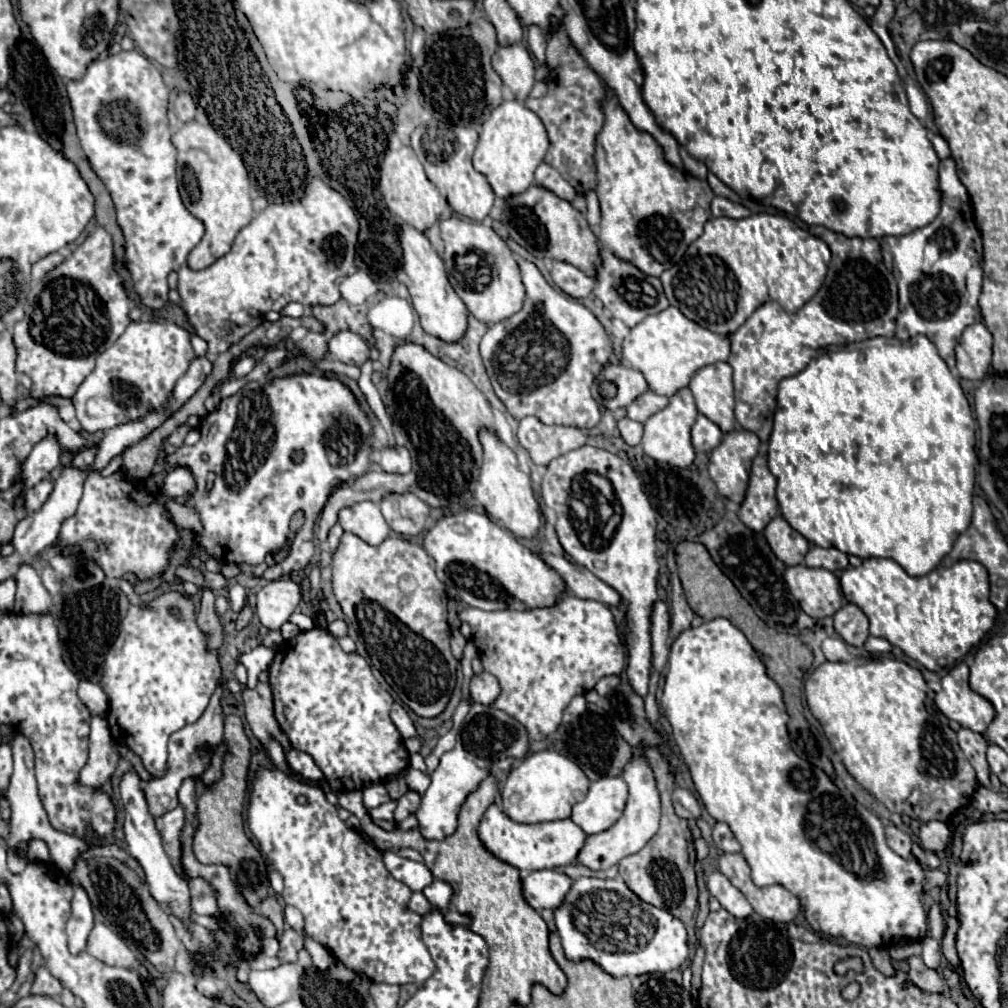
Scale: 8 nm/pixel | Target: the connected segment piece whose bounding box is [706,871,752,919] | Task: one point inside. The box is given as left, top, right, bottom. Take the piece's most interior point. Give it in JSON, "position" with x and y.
{"position":[730,898]}

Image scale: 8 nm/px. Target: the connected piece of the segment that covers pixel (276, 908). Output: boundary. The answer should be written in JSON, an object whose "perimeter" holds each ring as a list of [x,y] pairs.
{"perimeter":[[[266,897],[260,903],[260,913],[266,915],[278,929],[278,937],[282,935],[282,923],[284,923],[284,907],[278,903],[276,897]]]}

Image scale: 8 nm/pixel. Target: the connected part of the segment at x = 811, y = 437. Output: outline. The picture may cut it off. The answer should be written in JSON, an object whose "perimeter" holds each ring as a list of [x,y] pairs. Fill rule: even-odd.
{"perimeter":[[[916,335],[912,339],[896,339],[896,337],[872,337],[864,341],[856,341],[850,345],[834,345],[822,349],[804,371],[794,377],[786,377],[778,385],[778,403],[774,413],[774,427],[768,439],[768,469],[778,481],[776,499],[782,511],[782,517],[794,527],[800,535],[804,535],[810,543],[818,547],[836,547],[846,555],[856,557],[890,557],[908,575],[920,577],[930,573],[940,559],[950,553],[954,541],[960,533],[966,531],[972,517],[972,491],[974,491],[974,465],[976,465],[976,451],[974,451],[974,419],[970,413],[970,405],[964,397],[964,411],[962,411],[962,387],[958,379],[950,373],[942,357],[938,355],[934,343],[924,337]],[[936,469],[940,469],[940,493],[936,485]]]}

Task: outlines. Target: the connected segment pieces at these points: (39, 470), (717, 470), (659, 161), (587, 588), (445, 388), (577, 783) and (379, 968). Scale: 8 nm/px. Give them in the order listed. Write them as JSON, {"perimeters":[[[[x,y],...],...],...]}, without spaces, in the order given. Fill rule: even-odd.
{"perimeters":[[[[52,437],[42,439],[32,449],[26,463],[22,465],[22,475],[20,475],[20,481],[24,483],[24,491],[38,485],[42,479],[50,477],[52,469],[56,469],[60,465],[60,453],[62,453],[62,449],[56,443],[56,439],[52,439]]],[[[734,429],[724,435],[722,443],[712,449],[708,473],[718,487],[718,493],[742,503],[748,485],[748,463],[756,457],[760,439],[746,429]]],[[[606,87],[606,95],[602,99],[602,113],[604,113],[604,125],[596,135],[596,195],[600,199],[600,211],[602,211],[602,221],[600,221],[600,233],[598,241],[604,249],[612,251],[620,259],[626,259],[634,263],[642,273],[660,277],[666,269],[670,269],[688,245],[702,235],[704,223],[711,217],[710,203],[714,199],[714,193],[706,181],[700,181],[692,177],[690,173],[684,173],[682,169],[670,165],[664,157],[664,149],[660,143],[646,131],[640,131],[632,125],[628,113],[622,109],[616,93]]],[[[538,553],[542,561],[552,567],[560,577],[564,587],[578,595],[580,599],[594,599],[604,605],[616,605],[620,601],[620,595],[606,583],[602,583],[594,573],[590,573],[586,567],[568,561],[564,555],[552,555],[552,553]]],[[[402,343],[394,349],[386,383],[386,411],[408,435],[406,449],[412,455],[412,471],[406,475],[368,471],[354,483],[338,487],[322,511],[318,523],[320,541],[326,539],[328,529],[338,521],[338,511],[342,507],[366,499],[378,503],[390,491],[416,493],[430,507],[438,509],[464,507],[472,499],[476,477],[482,465],[478,429],[488,427],[494,431],[492,411],[484,393],[476,389],[462,371],[434,357],[416,343]]],[[[538,751],[524,757],[522,763],[510,771],[502,787],[504,813],[518,823],[544,823],[566,819],[570,817],[574,803],[586,797],[588,787],[590,779],[574,761],[556,751]]],[[[260,767],[254,775],[252,793],[248,799],[248,827],[260,843],[260,851],[272,861],[274,869],[282,873],[282,899],[286,905],[296,907],[304,915],[308,937],[330,949],[346,967],[356,973],[364,973],[376,983],[422,985],[426,979],[430,979],[434,973],[434,961],[422,943],[422,915],[408,907],[412,891],[386,871],[382,853],[368,839],[346,827],[346,823],[338,817],[336,805],[326,801],[322,789],[296,783],[278,769]],[[298,795],[306,795],[308,805],[300,805],[296,801]]]]}

